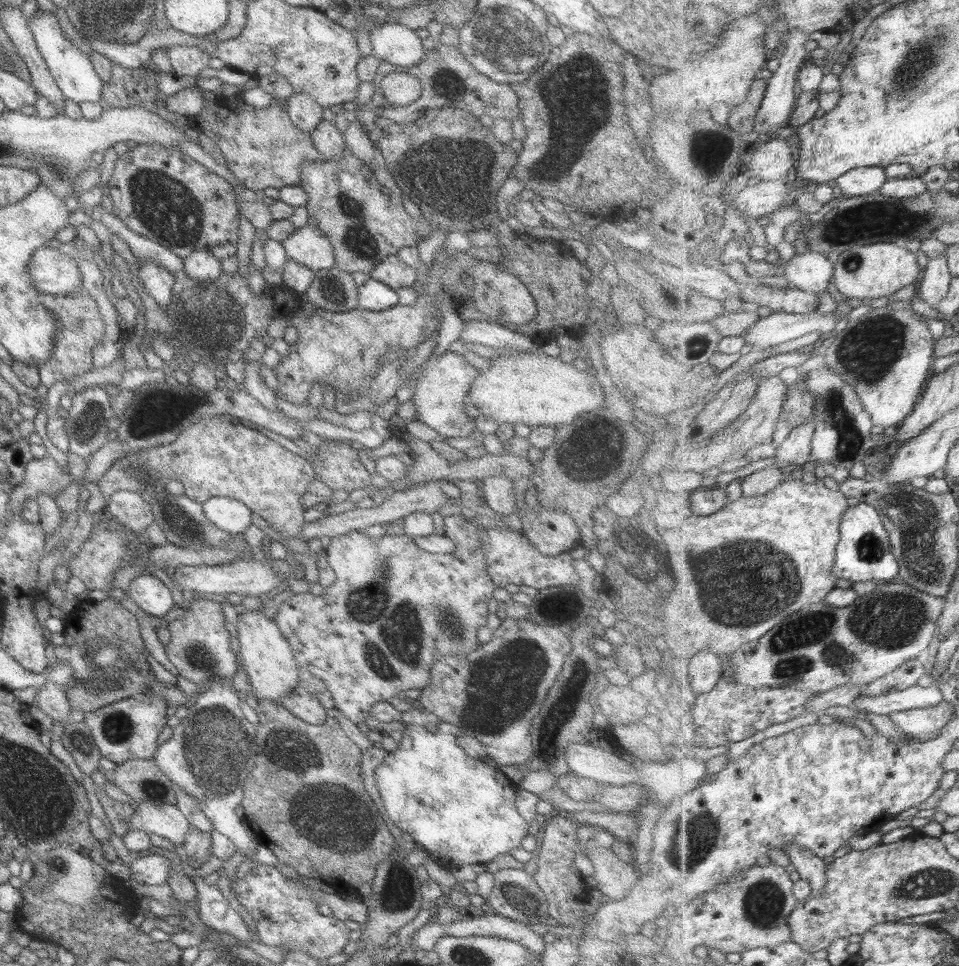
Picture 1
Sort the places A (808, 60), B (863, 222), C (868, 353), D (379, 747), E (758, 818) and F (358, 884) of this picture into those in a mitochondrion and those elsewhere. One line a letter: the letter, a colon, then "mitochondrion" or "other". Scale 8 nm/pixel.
A: other
B: mitochondrion
C: mitochondrion
D: other
E: other
F: other

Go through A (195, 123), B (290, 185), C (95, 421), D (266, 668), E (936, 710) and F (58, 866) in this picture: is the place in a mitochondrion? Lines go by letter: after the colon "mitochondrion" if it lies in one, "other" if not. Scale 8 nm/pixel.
A: other
B: other
C: other
D: other
E: other
F: other

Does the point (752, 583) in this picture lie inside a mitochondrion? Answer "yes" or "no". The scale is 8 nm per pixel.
yes

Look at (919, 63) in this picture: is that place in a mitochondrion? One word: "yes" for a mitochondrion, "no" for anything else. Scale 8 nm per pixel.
yes

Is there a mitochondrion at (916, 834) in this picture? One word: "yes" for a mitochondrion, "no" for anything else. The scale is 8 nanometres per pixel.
no

